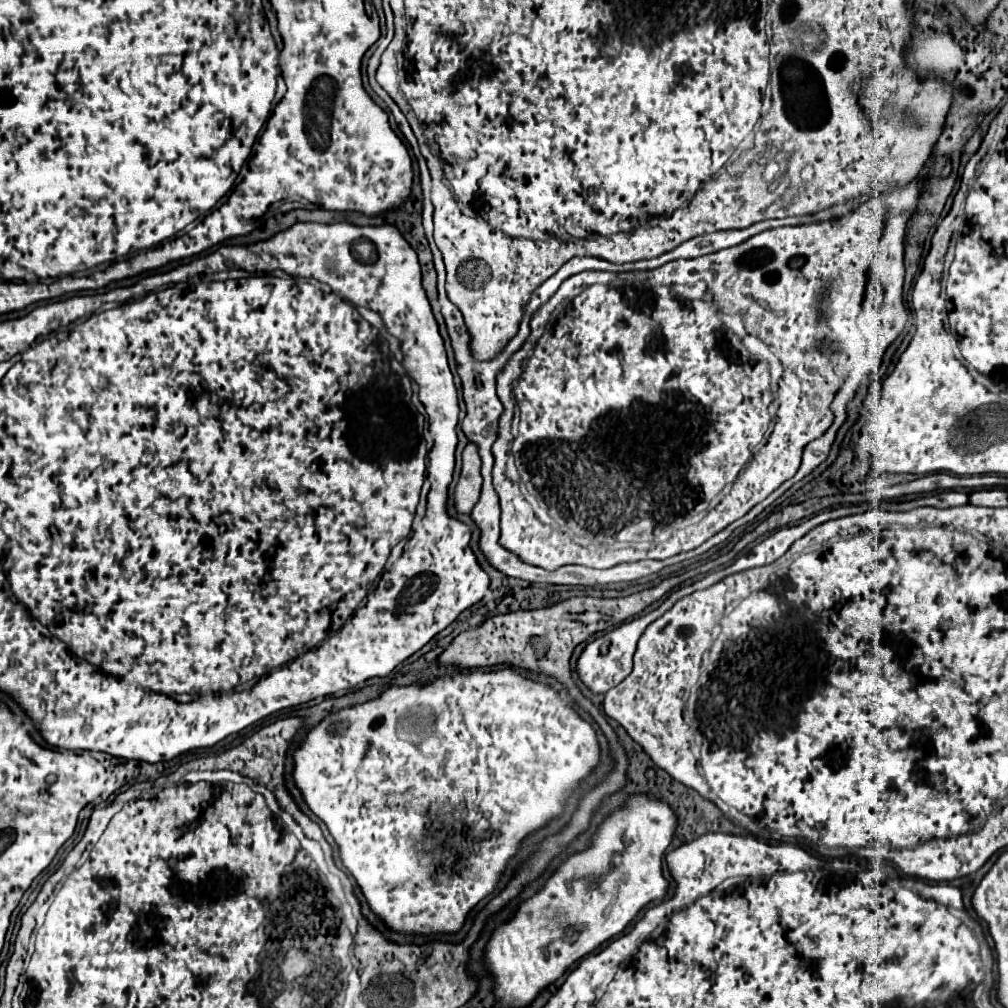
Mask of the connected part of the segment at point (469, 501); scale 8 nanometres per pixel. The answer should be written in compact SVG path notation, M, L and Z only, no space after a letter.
M469 443L463 449L463 467L461 467L461 477L455 485L455 509L457 513L471 513L471 509L475 507L475 503L479 501L479 493L481 493L481 459L479 453L475 451L475 445Z

